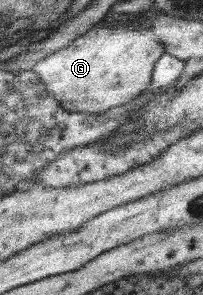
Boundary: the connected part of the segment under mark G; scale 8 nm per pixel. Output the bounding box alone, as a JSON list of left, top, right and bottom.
[33,19,166,114]

